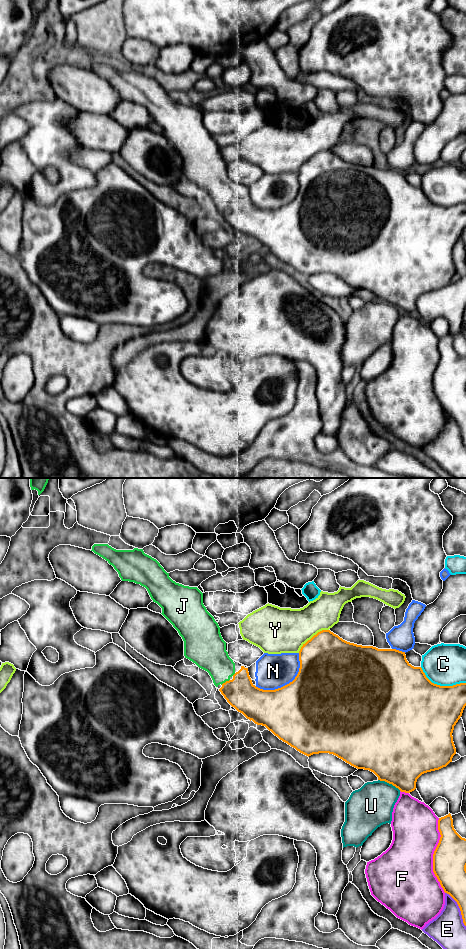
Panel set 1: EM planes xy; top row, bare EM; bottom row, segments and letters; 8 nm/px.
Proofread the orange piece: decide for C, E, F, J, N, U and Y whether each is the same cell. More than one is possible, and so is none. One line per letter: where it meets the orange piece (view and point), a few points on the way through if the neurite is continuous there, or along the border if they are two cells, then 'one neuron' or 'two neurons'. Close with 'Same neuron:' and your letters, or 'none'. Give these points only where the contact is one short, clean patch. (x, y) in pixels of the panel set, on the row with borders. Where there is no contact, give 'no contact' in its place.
C: xy (441, 686) | two neurons
E: xy (460, 909) | two neurons
F: xy (433, 855) | two neurons
J: xy (226, 681) | one neuron
N: xy (287, 684) | two neurons
U: xy (389, 783) | two neurons
Y: xy (313, 636) | two neurons
Same neuron: J

